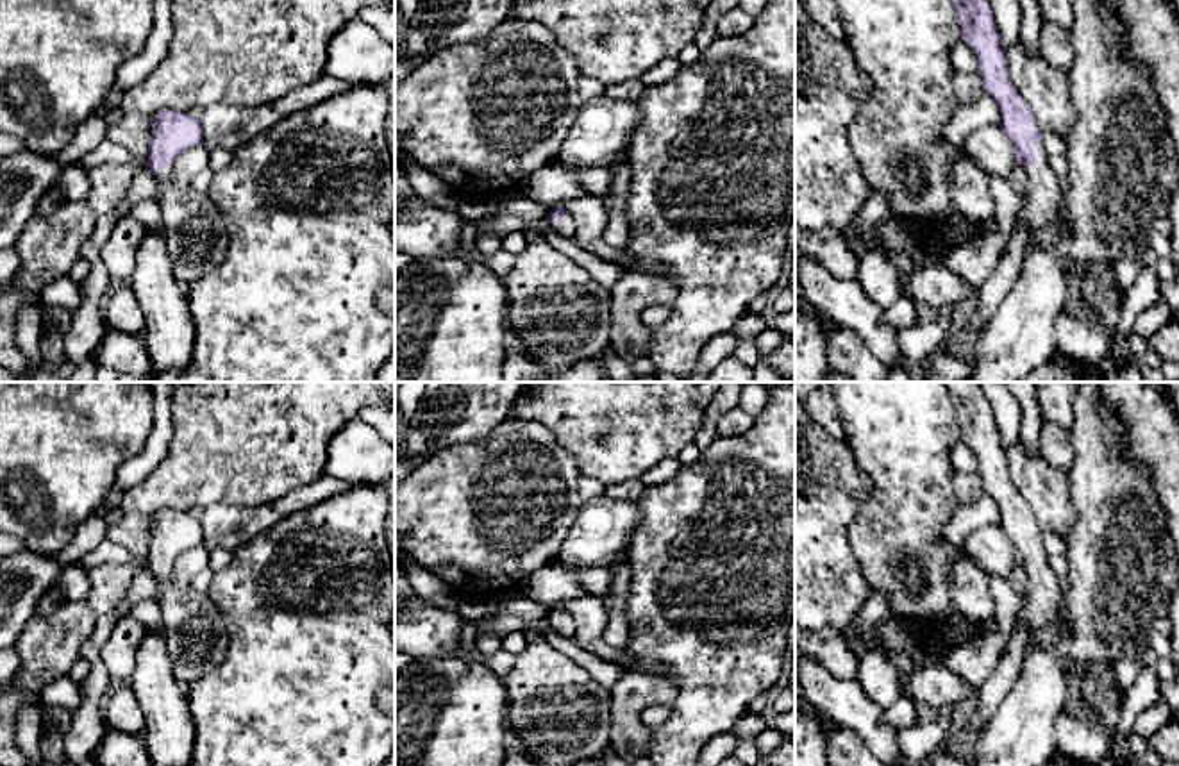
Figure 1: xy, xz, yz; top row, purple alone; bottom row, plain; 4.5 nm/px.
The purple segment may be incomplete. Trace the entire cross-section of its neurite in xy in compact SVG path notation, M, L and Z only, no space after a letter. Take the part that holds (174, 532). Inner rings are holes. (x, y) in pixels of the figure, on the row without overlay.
M164 509L154 518L146 570L157 584L164 643L182 689L216 670L230 643L223 616L209 595L179 587L171 579L175 559L198 545L204 545L204 530L189 512Z

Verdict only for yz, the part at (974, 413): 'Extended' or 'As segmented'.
Extended

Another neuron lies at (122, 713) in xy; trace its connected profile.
M127 682L113 684L104 700L102 714L107 729L143 736L146 720Z

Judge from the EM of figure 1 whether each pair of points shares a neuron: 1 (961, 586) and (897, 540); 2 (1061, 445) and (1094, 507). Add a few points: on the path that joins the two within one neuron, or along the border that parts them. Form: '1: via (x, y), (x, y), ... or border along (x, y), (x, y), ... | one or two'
1: border along (965, 554), (954, 563), (949, 577), (954, 609) | two
2: border along (1070, 431), (1072, 465), (1065, 472) | two

